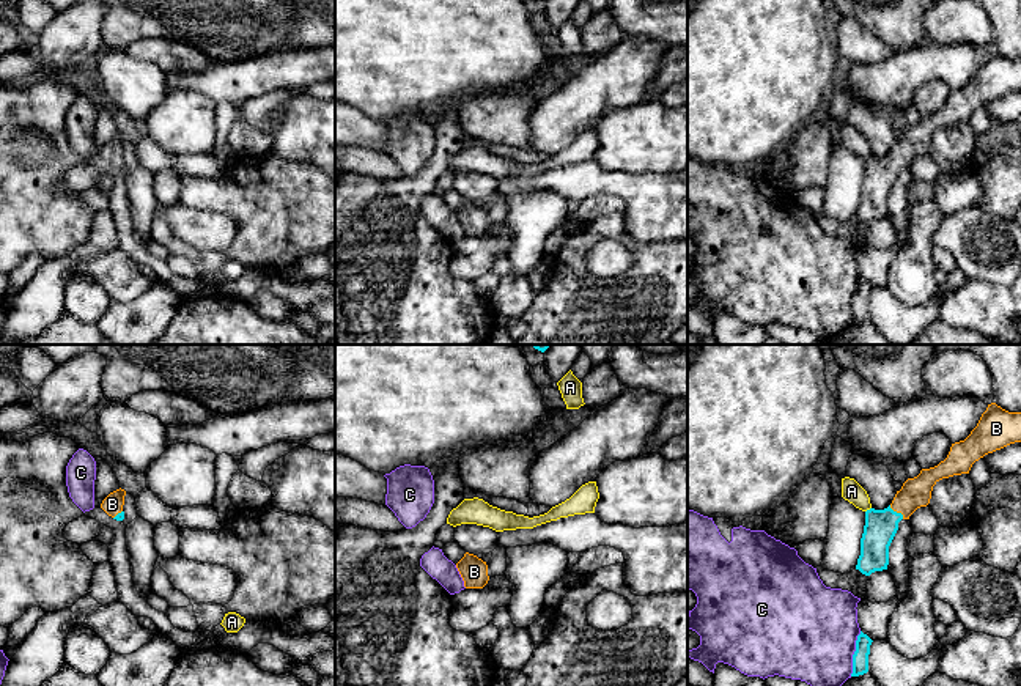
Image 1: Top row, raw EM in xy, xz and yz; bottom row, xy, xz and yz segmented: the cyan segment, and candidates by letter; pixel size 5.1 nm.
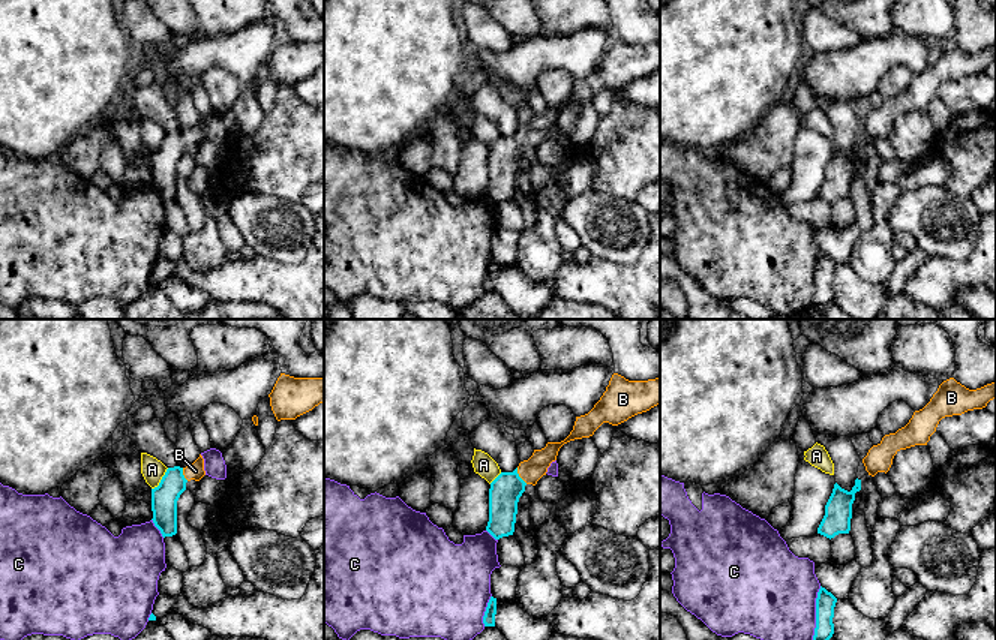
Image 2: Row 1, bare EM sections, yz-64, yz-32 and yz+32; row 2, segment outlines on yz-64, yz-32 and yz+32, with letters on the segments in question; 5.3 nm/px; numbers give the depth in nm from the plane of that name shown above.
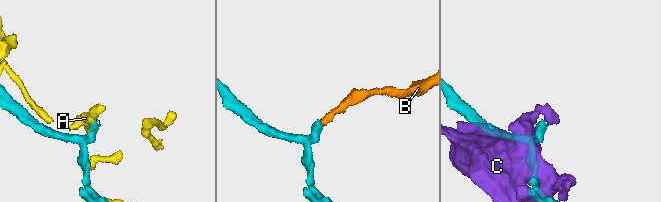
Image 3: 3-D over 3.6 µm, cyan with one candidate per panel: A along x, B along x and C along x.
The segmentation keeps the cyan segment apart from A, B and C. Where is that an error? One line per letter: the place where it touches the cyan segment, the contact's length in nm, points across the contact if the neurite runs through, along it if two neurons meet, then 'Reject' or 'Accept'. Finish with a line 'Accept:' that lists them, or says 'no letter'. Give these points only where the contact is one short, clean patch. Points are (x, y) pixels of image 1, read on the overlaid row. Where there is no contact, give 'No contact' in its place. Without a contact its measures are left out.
A: Touches cyan at yz (867, 510). Shared border 40 nm. Reject
B: Touches cyan at yz (895, 512). Shared border 100 nm. Path across: yz (881, 526), (895, 512), (916, 493). Accept
C: Touches cyan at yz (855, 653). Shared border 240 nm. Reject
Accept: B

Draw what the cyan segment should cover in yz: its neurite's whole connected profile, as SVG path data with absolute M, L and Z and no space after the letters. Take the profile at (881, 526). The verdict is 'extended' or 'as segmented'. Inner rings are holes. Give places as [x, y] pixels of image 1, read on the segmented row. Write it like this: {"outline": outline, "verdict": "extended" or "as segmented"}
{"outline": "M996 403L988 404L977 426L964 441L952 444L944 461L908 478L887 508L865 511L856 570L865 576L887 570L889 546L898 522L930 503L933 486L942 478L969 474L975 461L1015 442L1021 442L1021 412L1008 412Z", "verdict": "extended"}

